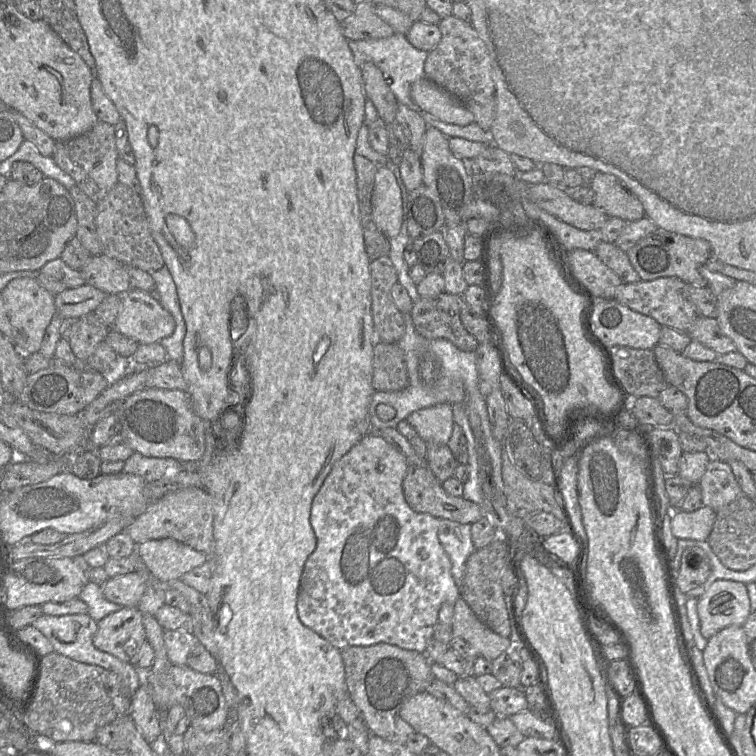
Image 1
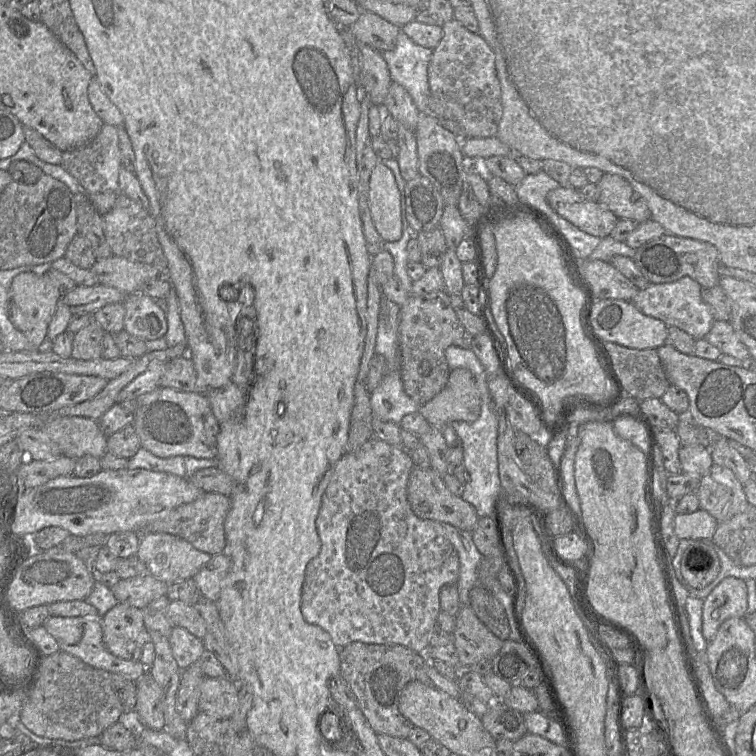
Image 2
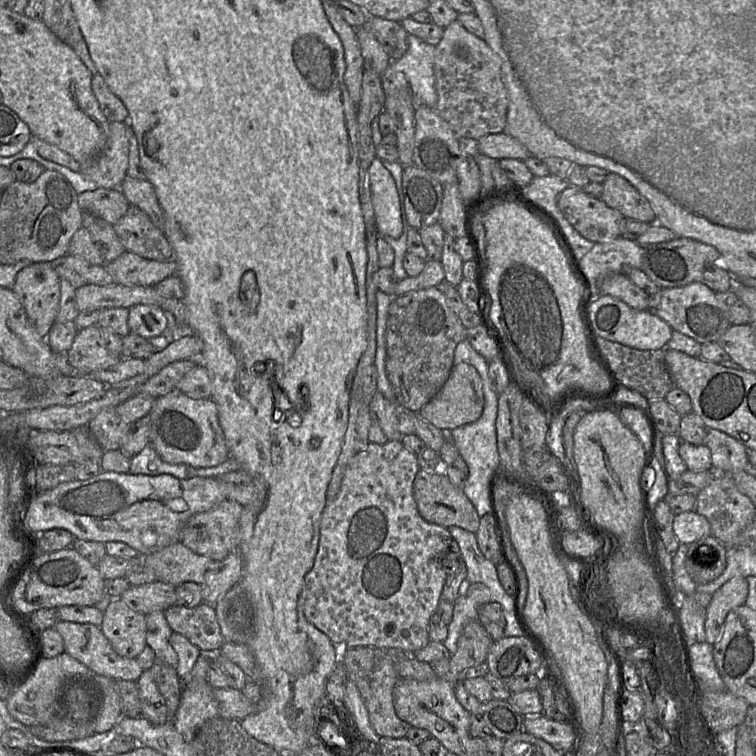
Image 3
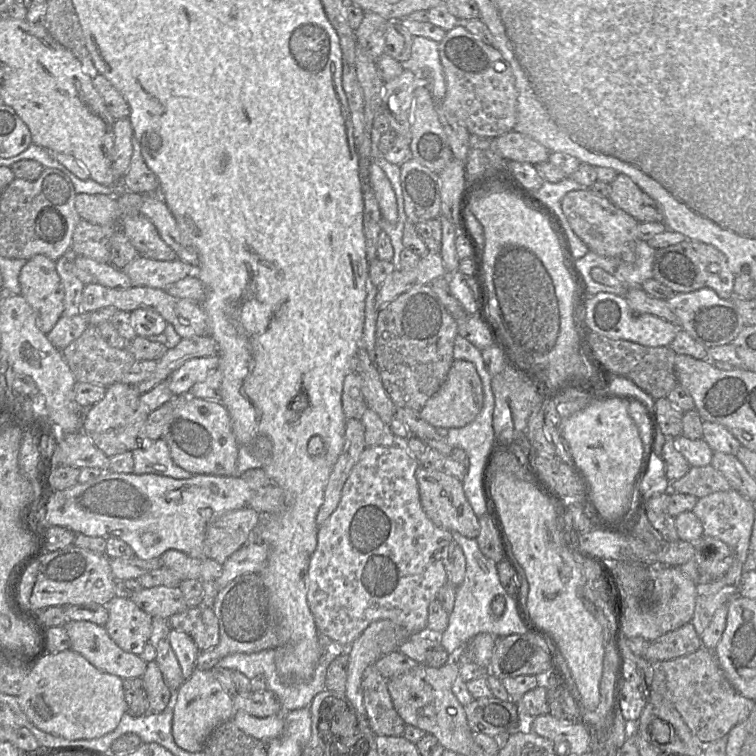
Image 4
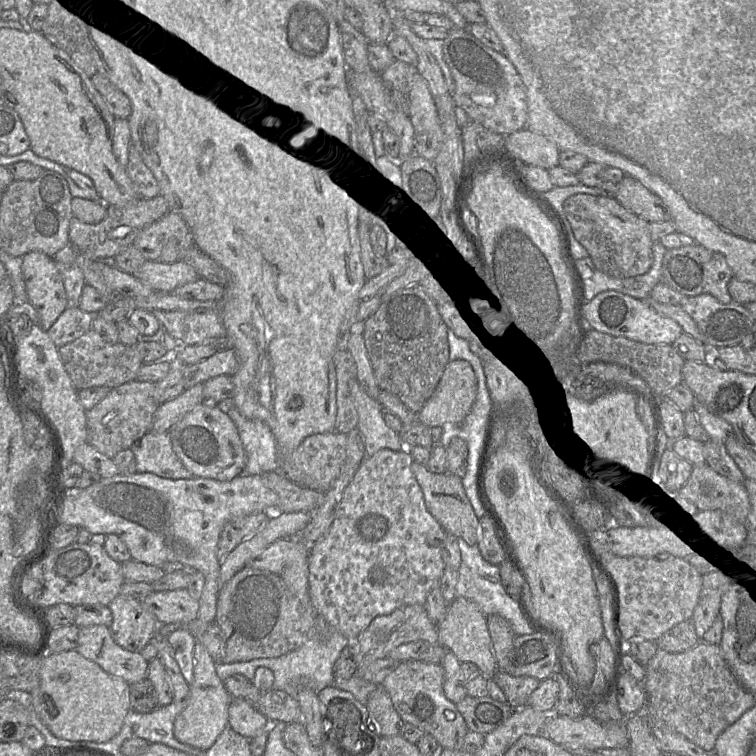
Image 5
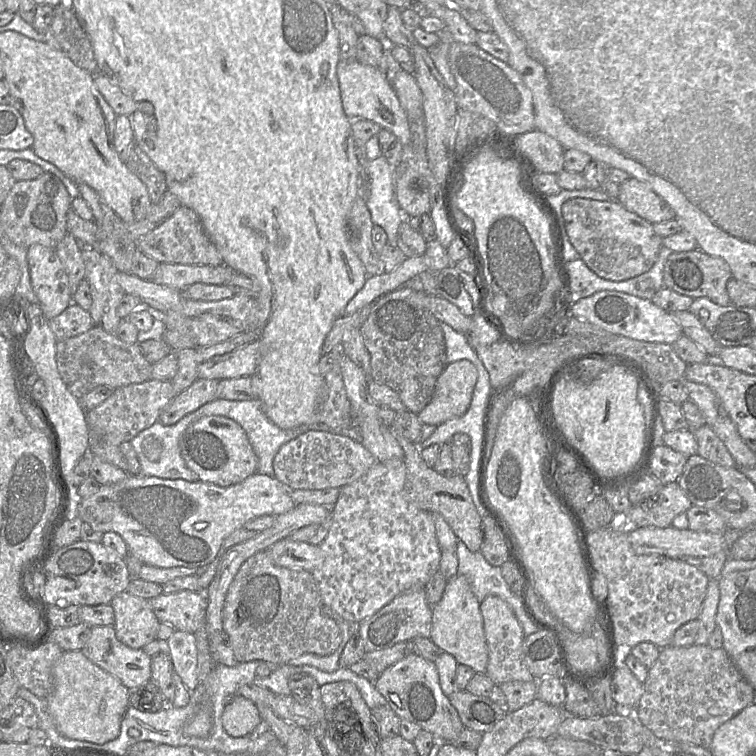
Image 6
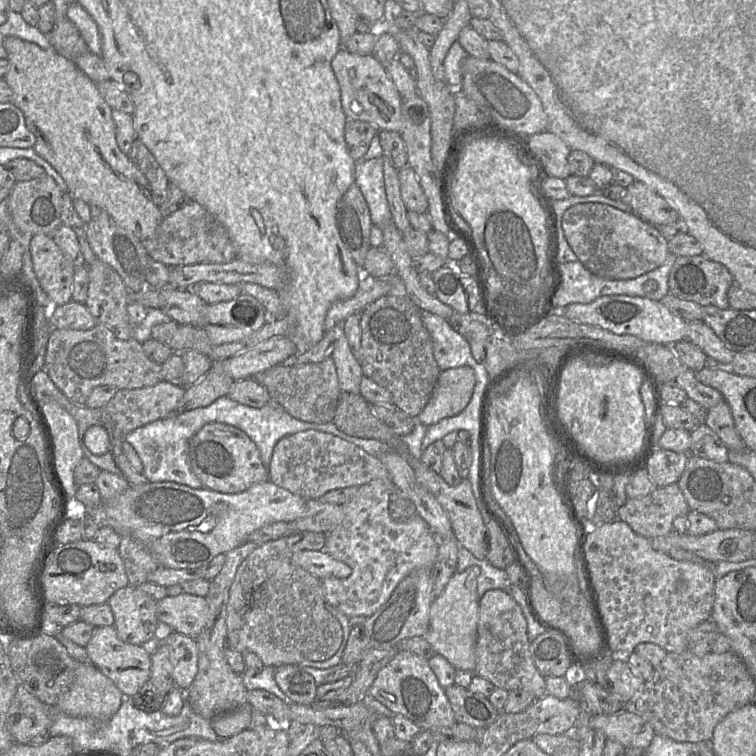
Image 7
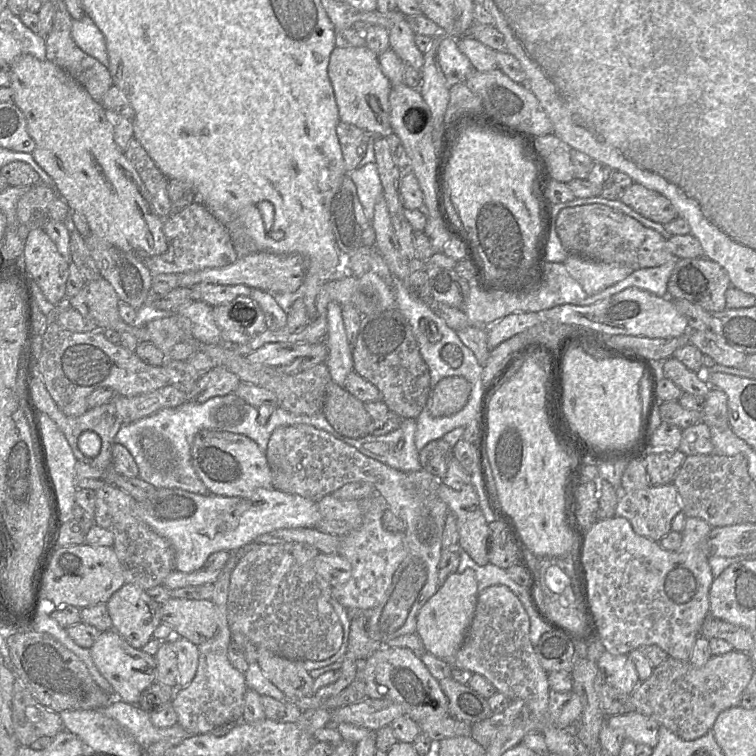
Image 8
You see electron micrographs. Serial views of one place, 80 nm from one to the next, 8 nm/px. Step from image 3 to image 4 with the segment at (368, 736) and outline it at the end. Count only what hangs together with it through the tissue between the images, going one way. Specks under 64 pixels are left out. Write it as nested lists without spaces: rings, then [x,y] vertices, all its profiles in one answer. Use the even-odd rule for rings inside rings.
[[[382,619],[372,622],[347,648],[349,663],[345,695],[358,713],[366,715],[361,686],[366,668],[397,650],[409,638],[410,634],[402,626]]]

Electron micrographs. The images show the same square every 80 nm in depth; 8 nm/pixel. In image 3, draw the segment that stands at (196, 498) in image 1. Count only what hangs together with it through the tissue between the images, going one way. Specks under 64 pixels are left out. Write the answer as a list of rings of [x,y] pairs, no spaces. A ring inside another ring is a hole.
[[[224,500],[206,512],[194,514],[180,529],[178,541],[196,554],[221,561],[229,554],[237,552],[242,511],[243,506],[238,502]]]

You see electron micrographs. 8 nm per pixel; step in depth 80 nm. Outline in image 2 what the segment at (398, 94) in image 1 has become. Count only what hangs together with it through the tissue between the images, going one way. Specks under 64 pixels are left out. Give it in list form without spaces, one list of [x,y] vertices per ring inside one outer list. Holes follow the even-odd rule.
[[[402,30],[397,37],[395,48],[390,51],[382,52],[392,81],[401,85],[410,94],[420,113],[430,113],[431,91],[428,78],[428,67],[432,58],[432,53],[432,49],[416,44],[406,36]]]

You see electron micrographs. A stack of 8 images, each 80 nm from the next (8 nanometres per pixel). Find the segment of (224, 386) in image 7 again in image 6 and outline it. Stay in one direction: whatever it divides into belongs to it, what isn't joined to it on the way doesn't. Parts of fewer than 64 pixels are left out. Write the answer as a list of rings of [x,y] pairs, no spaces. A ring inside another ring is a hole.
[[[196,379],[162,409],[158,421],[166,426],[173,425],[203,405],[218,399],[218,382],[216,379]]]

